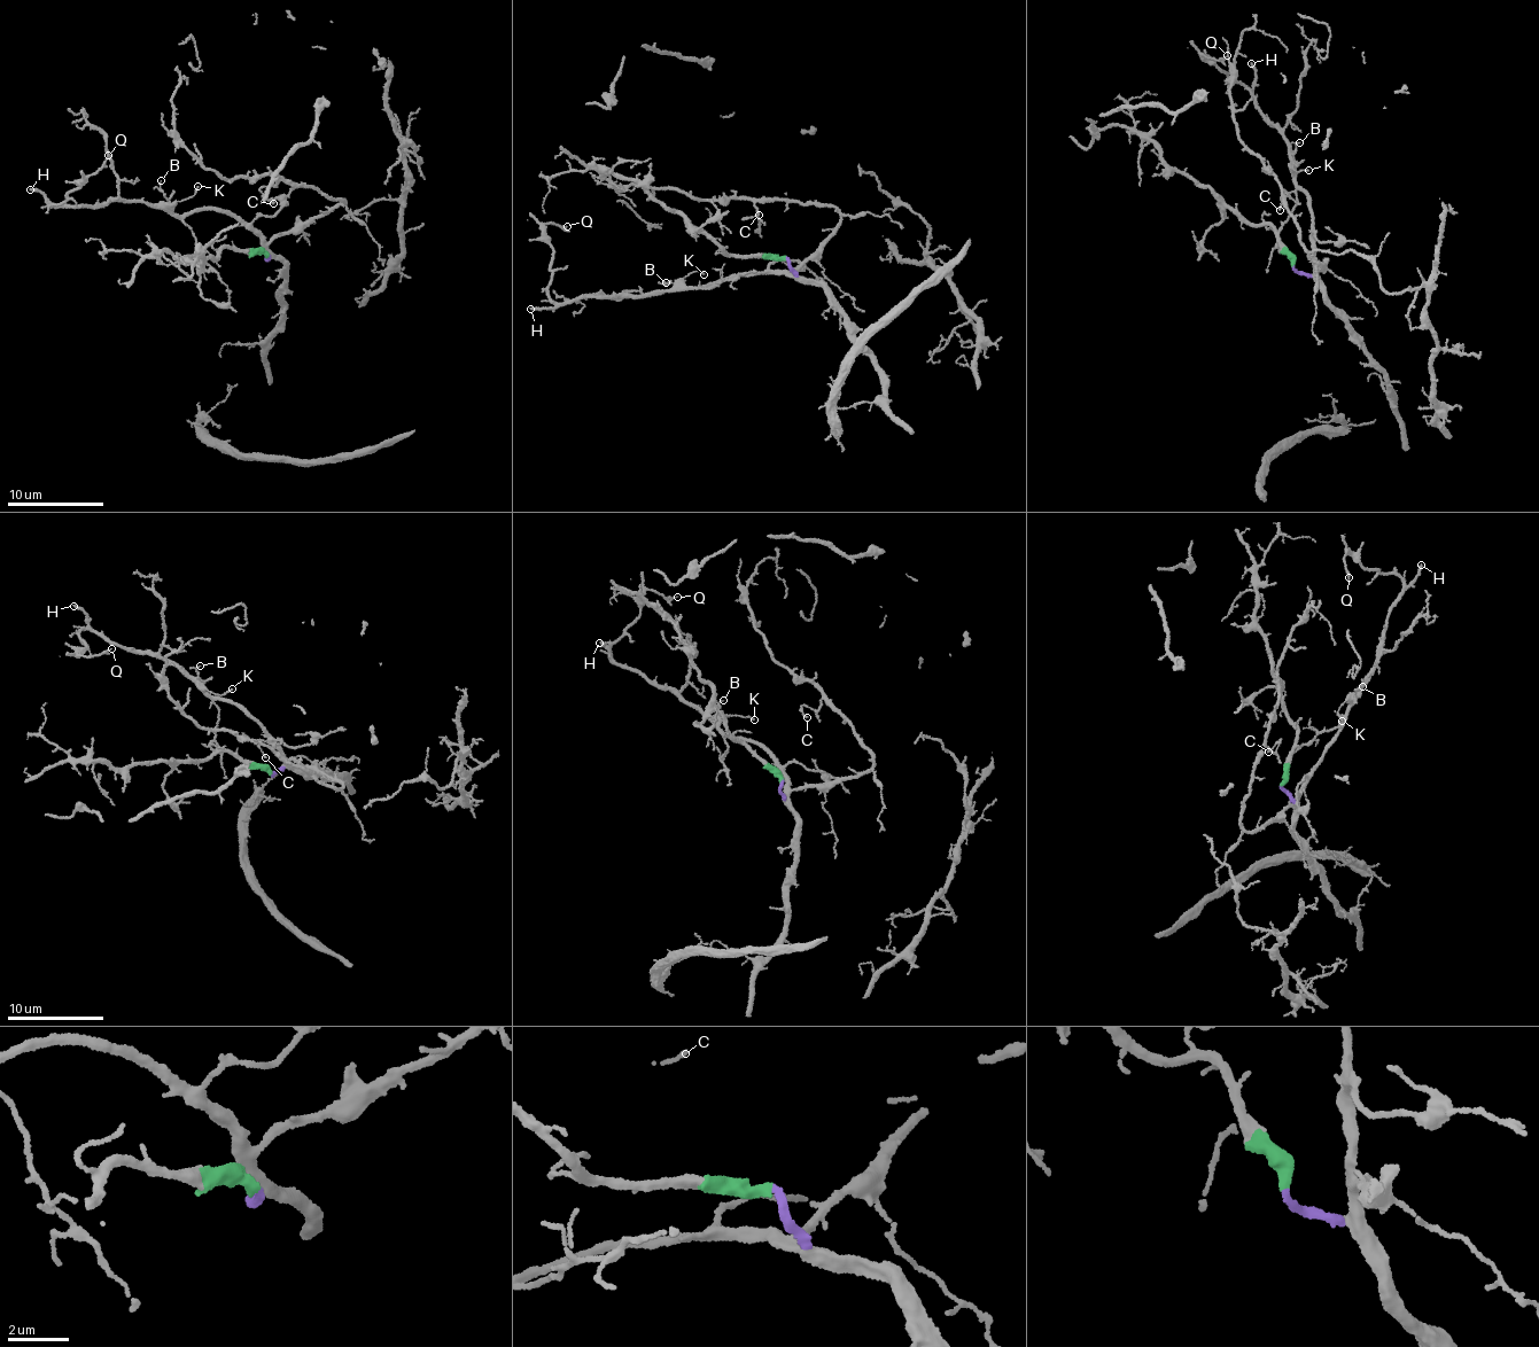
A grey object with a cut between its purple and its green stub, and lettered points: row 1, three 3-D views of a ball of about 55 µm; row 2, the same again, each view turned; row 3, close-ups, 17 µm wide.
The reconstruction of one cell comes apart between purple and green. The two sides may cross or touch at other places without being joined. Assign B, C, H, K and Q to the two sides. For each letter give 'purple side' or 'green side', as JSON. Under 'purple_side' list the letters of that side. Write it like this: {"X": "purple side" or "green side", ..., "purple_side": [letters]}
{"B": "purple side", "C": "purple side", "H": "purple side", "K": "purple side", "Q": "purple side", "purple_side": ["B", "C", "H", "K", "Q"]}

